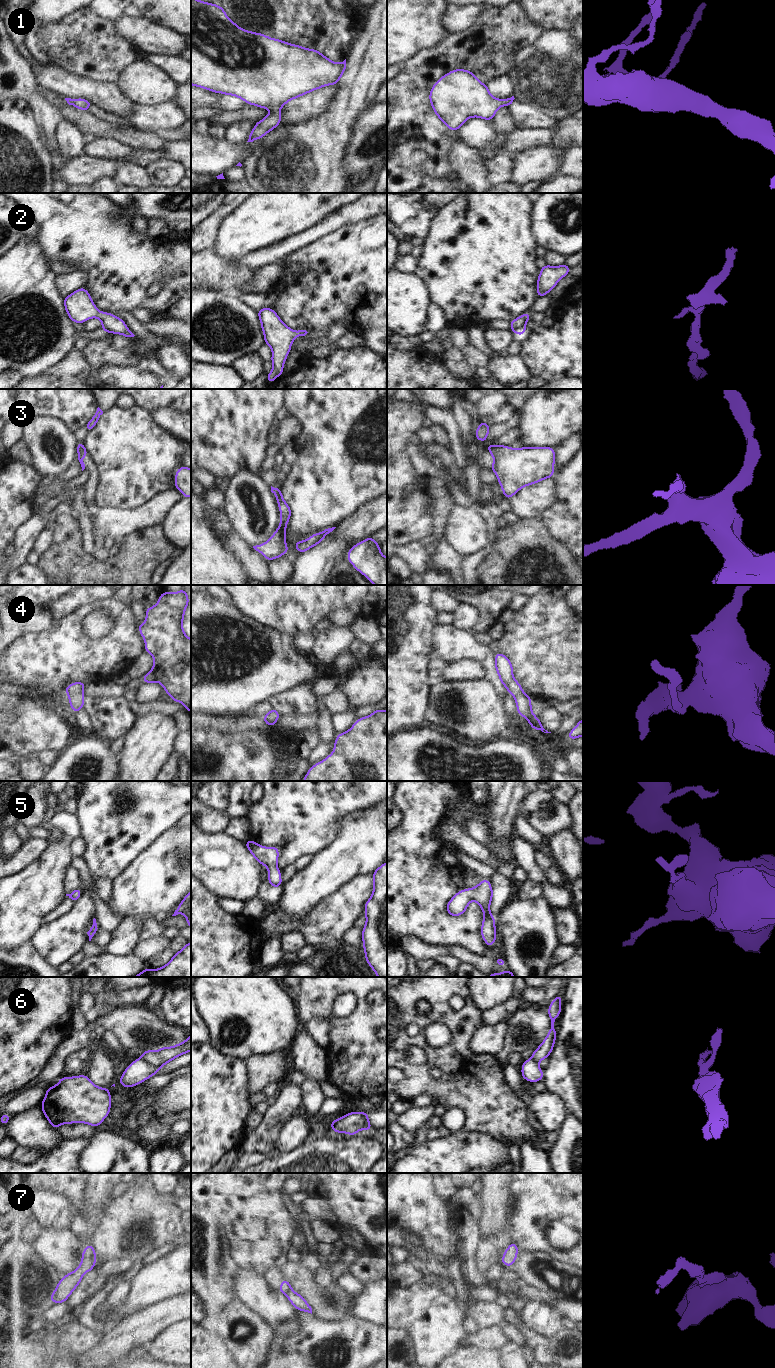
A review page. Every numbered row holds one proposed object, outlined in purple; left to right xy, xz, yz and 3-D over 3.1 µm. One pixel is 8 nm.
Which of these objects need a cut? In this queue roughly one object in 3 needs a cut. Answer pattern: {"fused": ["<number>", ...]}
{"fused": ["6", "7"]}

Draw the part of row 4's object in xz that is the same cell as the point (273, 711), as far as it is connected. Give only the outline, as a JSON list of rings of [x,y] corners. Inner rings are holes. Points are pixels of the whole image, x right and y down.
[[[275,708],[271,709],[266,715],[263,716],[265,724],[268,726],[275,726],[275,723],[278,721],[280,714]]]

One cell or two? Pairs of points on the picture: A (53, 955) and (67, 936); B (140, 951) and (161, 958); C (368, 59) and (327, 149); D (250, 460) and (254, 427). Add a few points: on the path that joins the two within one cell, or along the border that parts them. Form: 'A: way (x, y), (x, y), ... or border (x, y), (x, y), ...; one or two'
A: way (55, 950), (62, 941); one
B: border (169, 947), (156, 953), (144, 962); two
C: way (362, 81), (356, 95), (335, 127); one
D: way (250, 452), (250, 435); one

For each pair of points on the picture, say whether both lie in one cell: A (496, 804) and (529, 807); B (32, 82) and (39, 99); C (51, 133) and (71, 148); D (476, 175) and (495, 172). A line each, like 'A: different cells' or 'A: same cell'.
A: different cells
B: same cell
C: different cells
D: different cells

